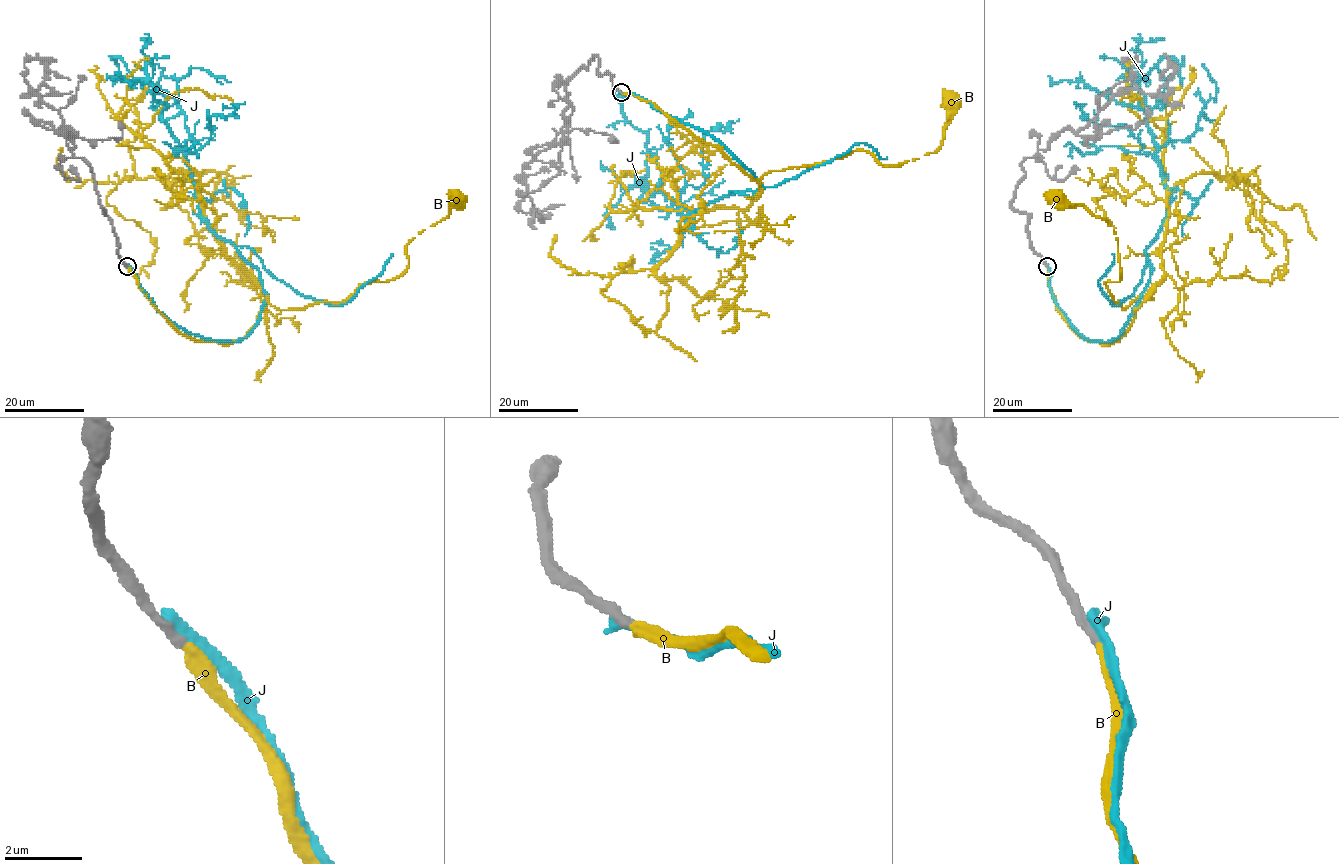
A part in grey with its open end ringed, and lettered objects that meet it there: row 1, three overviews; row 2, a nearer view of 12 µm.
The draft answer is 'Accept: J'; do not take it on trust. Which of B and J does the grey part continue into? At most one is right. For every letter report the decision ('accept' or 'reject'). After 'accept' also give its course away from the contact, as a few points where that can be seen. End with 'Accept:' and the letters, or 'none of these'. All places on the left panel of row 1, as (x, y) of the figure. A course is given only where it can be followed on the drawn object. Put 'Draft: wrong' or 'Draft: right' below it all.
B: accept | via (127, 267), (180, 332), (230, 344), (265, 294), (280, 309), (306, 308), (397, 278), (405, 246), (456, 197)
J: reject
Accept: B
Draft: wrong

